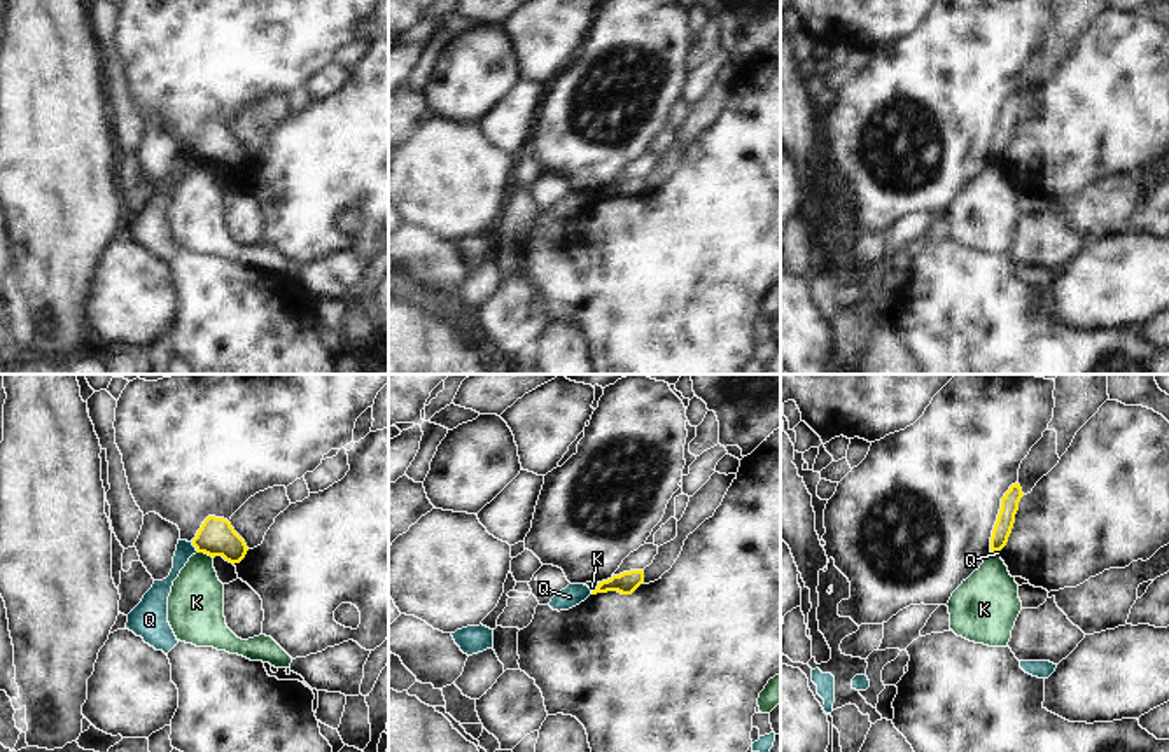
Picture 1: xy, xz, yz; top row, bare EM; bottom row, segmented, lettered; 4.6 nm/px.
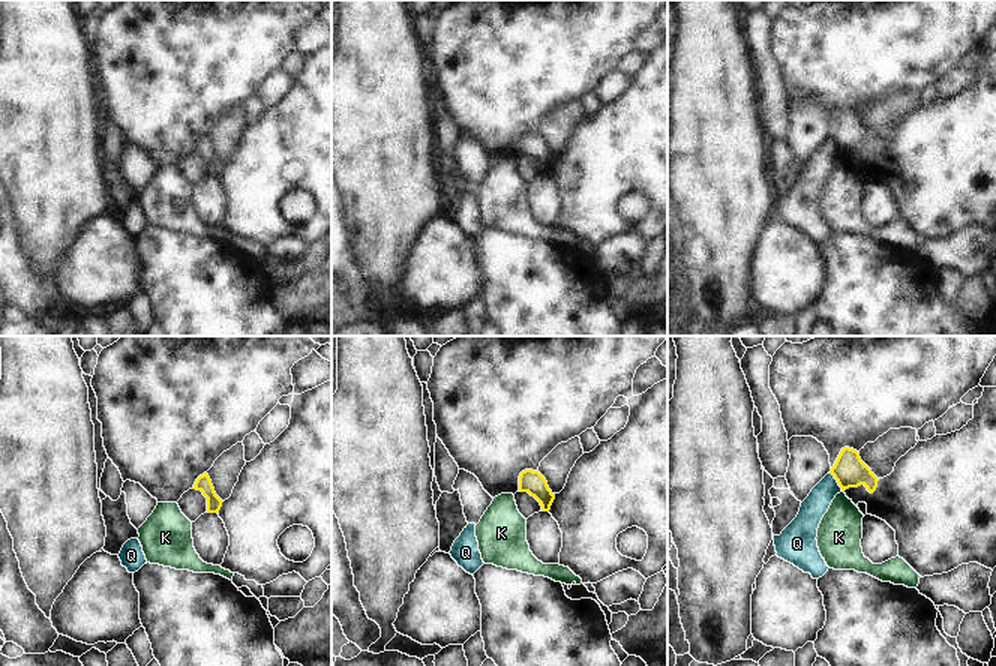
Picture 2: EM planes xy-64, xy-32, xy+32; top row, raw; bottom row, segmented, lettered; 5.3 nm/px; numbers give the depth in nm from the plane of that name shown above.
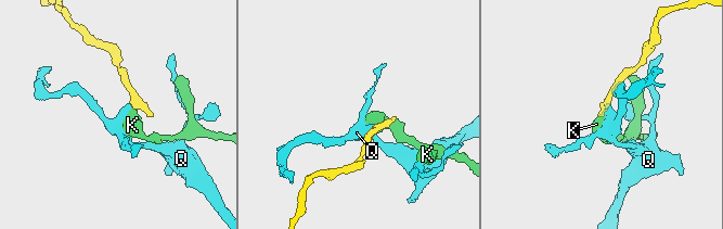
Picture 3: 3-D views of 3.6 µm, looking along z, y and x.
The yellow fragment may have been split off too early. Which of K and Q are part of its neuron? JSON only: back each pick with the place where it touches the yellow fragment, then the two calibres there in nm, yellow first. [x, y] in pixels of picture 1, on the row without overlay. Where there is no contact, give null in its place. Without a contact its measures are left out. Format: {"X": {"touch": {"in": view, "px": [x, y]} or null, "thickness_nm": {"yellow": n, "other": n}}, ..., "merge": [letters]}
{"merge": []}

